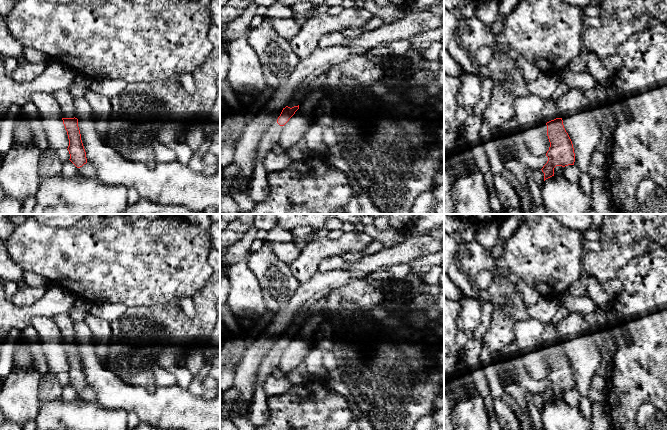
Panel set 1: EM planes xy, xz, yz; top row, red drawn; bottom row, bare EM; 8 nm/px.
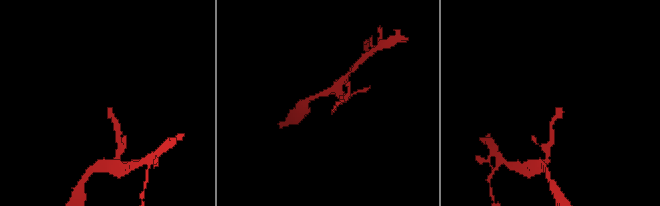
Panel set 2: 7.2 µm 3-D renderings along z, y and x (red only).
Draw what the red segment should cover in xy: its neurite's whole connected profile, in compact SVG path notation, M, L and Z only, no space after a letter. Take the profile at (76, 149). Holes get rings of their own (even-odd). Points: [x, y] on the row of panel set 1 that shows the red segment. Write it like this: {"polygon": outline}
{"polygon": "M69 89L60 90L52 95L58 101L63 114L62 120L69 139L67 148L70 154L69 160L77 168L80 168L87 163L87 158L81 140L78 119L75 117L73 96L70 94Z"}

